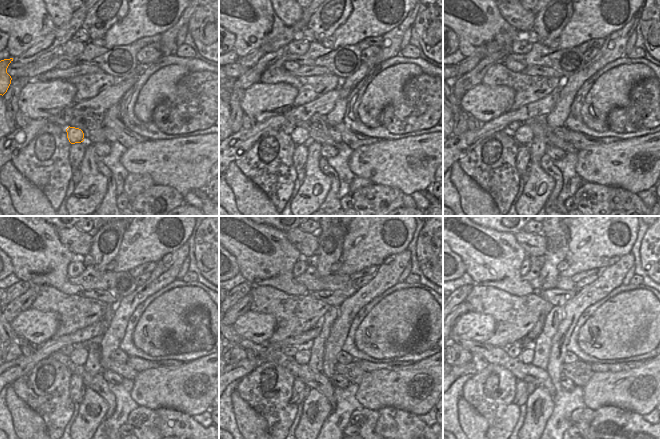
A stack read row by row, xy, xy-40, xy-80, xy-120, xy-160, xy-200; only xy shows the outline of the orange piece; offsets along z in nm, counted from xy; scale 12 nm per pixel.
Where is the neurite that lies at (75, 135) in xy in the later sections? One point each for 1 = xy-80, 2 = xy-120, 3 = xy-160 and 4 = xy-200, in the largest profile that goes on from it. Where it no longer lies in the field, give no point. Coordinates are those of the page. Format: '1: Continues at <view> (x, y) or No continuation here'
1: Continues at xy-80 (522, 136)
2: Continues at xy-120 (80, 351)
3: Continues at xy-160 (304, 351)
4: Continues at xy-200 (528, 352)

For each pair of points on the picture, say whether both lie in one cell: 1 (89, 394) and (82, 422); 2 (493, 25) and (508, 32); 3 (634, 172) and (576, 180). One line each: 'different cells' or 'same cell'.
1: same cell
2: same cell
3: different cells

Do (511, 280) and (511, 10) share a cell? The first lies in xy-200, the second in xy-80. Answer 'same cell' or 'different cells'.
different cells

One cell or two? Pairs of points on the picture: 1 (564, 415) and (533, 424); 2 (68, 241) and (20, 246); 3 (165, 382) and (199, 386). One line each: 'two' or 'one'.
1: two
2: two
3: one

